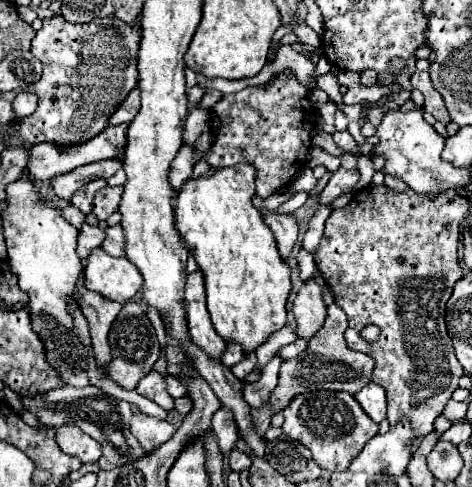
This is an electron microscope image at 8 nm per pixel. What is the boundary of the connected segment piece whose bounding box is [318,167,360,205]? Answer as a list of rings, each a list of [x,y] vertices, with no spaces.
[[[340,167],[336,173],[332,173],[330,181],[322,189],[322,193],[318,197],[320,205],[330,205],[336,197],[340,197],[344,193],[350,193],[356,187],[358,179],[360,179],[360,173],[358,171],[348,171],[344,167]]]

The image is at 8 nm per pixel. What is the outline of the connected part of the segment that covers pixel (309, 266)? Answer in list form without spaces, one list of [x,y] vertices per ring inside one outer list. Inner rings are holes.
[[[300,251],[298,255],[296,255],[296,259],[298,259],[298,265],[300,265],[300,279],[302,281],[306,281],[306,279],[310,279],[314,273],[316,273],[316,263],[314,263],[314,257],[308,253],[308,251]]]

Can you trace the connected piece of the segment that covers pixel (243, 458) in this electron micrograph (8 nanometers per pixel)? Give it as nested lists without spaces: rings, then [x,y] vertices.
[[[234,449],[234,451],[230,453],[230,469],[232,469],[232,471],[242,471],[242,469],[250,467],[250,463],[252,463],[252,459],[250,459],[244,451]]]

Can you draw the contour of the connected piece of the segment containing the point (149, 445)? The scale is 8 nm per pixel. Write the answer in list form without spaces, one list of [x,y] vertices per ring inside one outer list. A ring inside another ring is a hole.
[[[136,411],[132,417],[130,431],[138,439],[138,443],[144,447],[144,451],[152,453],[176,433],[176,427],[170,425],[168,421],[160,421],[160,419],[154,419]]]

